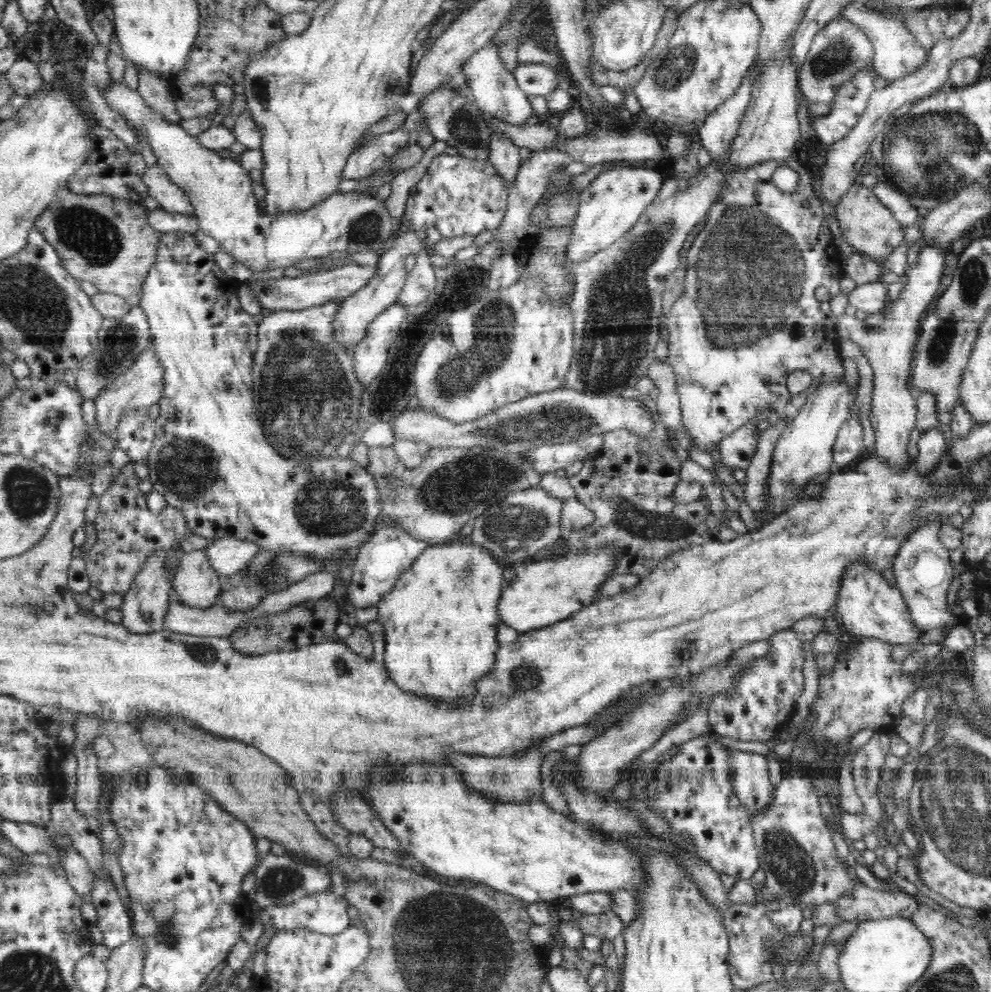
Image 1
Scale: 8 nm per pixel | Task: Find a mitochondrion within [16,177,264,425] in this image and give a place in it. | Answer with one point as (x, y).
(93, 237)

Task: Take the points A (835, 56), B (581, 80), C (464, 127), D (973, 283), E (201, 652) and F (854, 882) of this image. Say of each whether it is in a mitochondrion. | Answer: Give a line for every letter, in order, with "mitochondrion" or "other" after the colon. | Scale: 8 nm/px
A: mitochondrion
B: other
C: mitochondrion
D: mitochondrion
E: mitochondrion
F: other

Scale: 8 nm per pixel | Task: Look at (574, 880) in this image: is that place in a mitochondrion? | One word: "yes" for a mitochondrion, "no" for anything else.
no

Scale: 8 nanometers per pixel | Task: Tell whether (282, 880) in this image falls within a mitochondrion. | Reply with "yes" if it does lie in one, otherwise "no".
yes

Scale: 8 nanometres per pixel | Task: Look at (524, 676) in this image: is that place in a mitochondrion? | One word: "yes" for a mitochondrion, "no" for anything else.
yes

